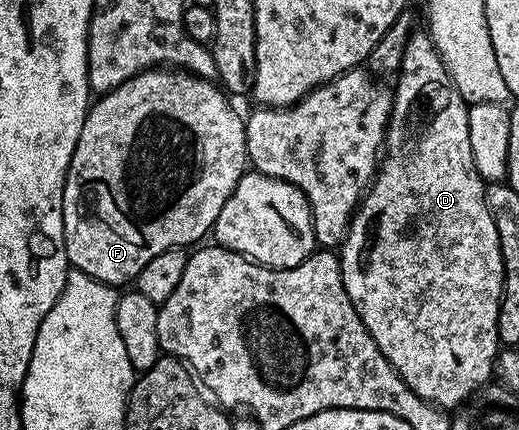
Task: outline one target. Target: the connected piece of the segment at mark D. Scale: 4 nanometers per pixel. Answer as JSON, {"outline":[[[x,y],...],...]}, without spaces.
{"outline":[[[412,30],[403,60],[393,83],[391,97],[391,119],[387,123],[387,133],[381,148],[381,158],[377,170],[363,196],[351,223],[347,227],[347,236],[338,248],[339,268],[343,274],[345,293],[349,293],[349,301],[353,301],[353,309],[361,317],[365,329],[377,341],[381,353],[393,365],[393,369],[417,393],[417,397],[428,399],[437,407],[458,409],[481,387],[492,382],[495,375],[495,360],[499,358],[501,344],[499,342],[499,302],[503,299],[503,258],[501,245],[497,237],[497,225],[493,221],[491,211],[487,208],[485,180],[477,173],[477,165],[473,165],[473,149],[469,145],[468,104],[456,89],[455,82],[443,64],[443,56],[437,53],[435,40],[426,30]]]}

